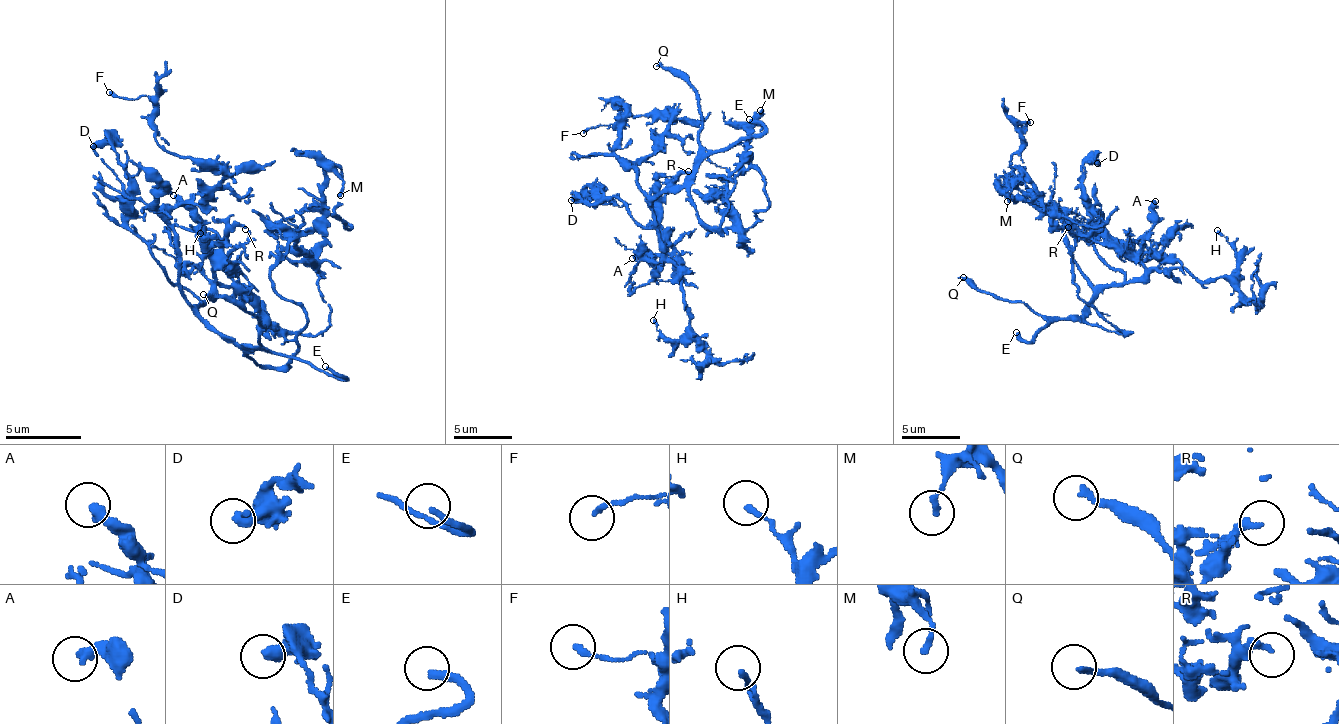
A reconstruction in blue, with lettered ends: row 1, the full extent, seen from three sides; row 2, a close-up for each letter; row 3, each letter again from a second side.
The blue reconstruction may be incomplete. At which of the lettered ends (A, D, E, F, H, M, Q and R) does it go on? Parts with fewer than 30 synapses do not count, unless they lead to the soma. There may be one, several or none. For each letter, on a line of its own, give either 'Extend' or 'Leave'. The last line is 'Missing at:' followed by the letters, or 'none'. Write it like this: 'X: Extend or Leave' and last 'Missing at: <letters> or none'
A: Leave
D: Leave
E: Leave
F: Leave
H: Leave
M: Leave
Q: Extend
R: Leave
Missing at: Q

